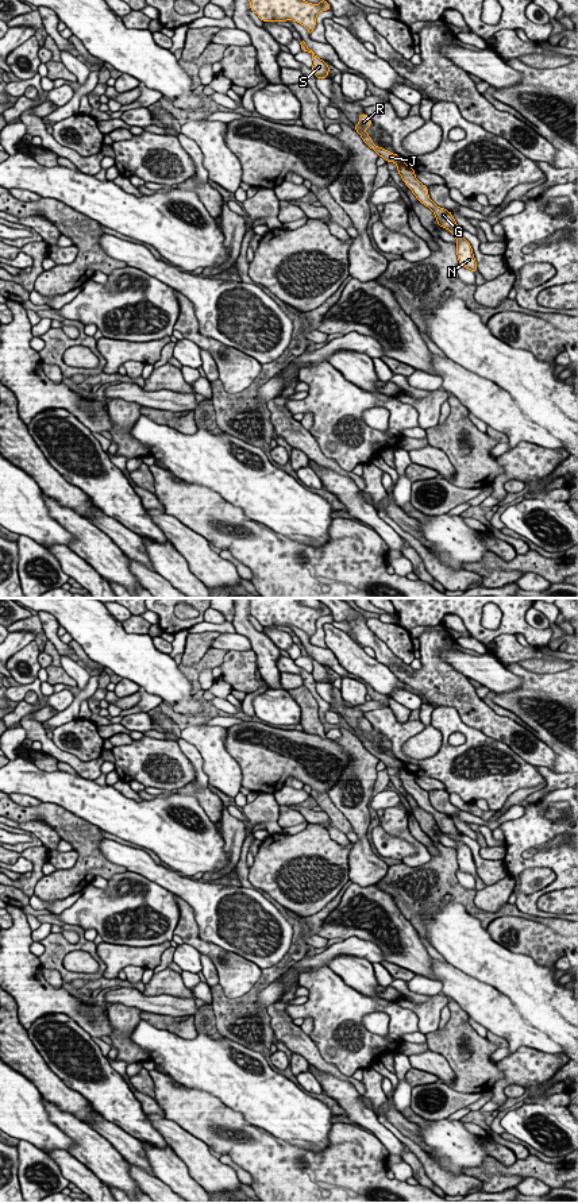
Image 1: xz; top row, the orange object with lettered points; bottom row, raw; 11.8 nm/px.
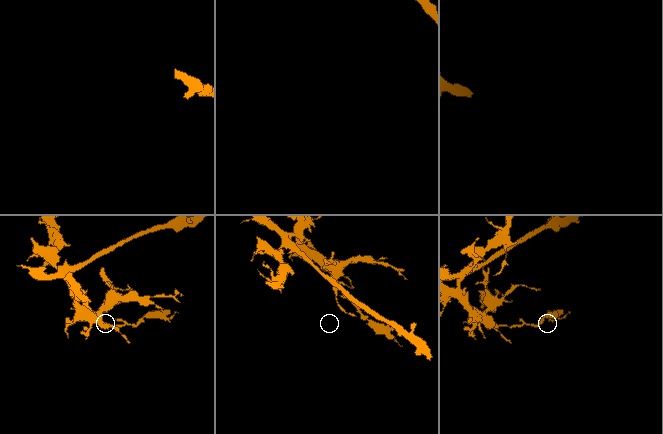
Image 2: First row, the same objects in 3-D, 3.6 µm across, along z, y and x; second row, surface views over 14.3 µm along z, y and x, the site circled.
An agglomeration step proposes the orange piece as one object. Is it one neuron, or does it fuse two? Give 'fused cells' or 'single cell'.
fused cells

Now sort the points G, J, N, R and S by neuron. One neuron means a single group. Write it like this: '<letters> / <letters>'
G N / J R S

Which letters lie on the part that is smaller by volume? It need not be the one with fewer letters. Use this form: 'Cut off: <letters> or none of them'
Cut off: G, N

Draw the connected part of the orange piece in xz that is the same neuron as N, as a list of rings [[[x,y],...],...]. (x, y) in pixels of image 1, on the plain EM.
[[[402,767],[397,772],[398,779],[401,780],[402,786],[405,787],[406,793],[412,795],[412,798],[416,801],[417,806],[428,811],[435,822],[436,828],[448,834],[455,843],[456,843],[456,860],[459,870],[462,872],[467,872],[471,876],[478,876],[477,872],[477,865],[473,859],[471,849],[461,841],[462,834],[459,830],[455,828],[455,824],[452,818],[444,813],[438,811],[428,799],[428,791],[423,790],[417,783],[416,783],[416,776],[408,771],[405,767]]]

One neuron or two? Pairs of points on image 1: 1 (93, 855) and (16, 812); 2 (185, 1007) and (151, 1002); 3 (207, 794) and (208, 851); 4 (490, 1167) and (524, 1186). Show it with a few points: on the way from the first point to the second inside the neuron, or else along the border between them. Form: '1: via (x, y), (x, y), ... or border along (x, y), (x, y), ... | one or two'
1: via (76, 836), (56, 816), (35, 813) | one
2: via (177, 1007), (160, 1003) | one
3: border along (182, 794), (195, 797), (214, 822) | two
4: border along (516, 1184), (524, 1178), (536, 1178), (550, 1188) | two

